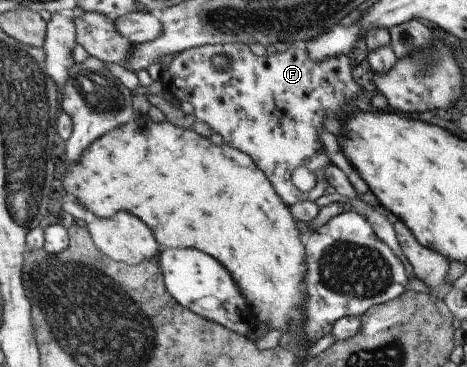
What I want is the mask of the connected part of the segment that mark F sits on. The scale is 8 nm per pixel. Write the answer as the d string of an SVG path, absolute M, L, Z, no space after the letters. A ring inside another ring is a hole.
M224 43L192 47L180 51L168 64L168 66L166 66L164 69L161 69L159 72L158 80L161 82L163 90L169 92L178 102L189 102L192 105L193 115L195 116L196 120L206 122L206 124L208 124L208 126L210 126L210 128L212 129L212 132L220 134L224 144L228 145L229 147L235 148L240 152L243 152L244 154L246 154L246 156L248 156L248 158L251 158L252 162L257 166L258 169L262 171L262 174L264 174L264 176L268 179L268 182L274 189L276 196L278 196L278 198L280 198L280 200L282 200L282 202L286 206L300 201L312 202L313 200L316 200L316 198L321 196L324 192L324 188L328 186L323 170L325 169L325 166L330 163L330 160L328 157L325 156L320 141L316 138L317 132L325 131L325 129L322 127L322 118L324 118L324 116L333 116L338 118L338 120L340 121L342 119L342 116L345 115L345 113L342 112L342 104L344 104L344 102L345 104L349 103L350 101L352 102L351 98L353 97L354 100L354 98L358 95L358 92L360 92L360 86L358 86L357 83L354 82L352 76L350 75L350 65L348 63L348 57L346 57L345 54L337 54L336 56L329 56L328 58L325 58L321 61L313 61L307 55L305 45L298 46L294 44L289 45L284 53L275 52L270 55L266 53L265 55L261 56L253 54L252 51L250 51L248 45L242 43ZM220 53L224 53L226 56L229 56L230 59L229 66L223 71L214 70L211 63L212 56ZM299 166L306 166L306 168L308 168L308 170L310 170L310 172L313 172L314 176L316 176L316 184L314 185L314 188L312 188L312 190L309 190L308 192L300 192L300 190L296 190L296 188L294 188L294 184L292 184L292 181L288 178L291 172Z

